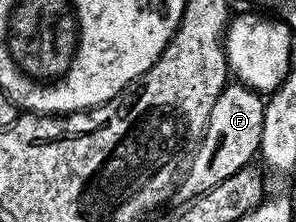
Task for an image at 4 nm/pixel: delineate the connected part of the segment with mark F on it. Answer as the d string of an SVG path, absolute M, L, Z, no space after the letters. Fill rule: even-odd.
M225 85L218 100L214 100L214 108L210 108L208 129L205 130L204 137L195 147L194 153L175 187L175 197L180 197L181 203L197 198L202 192L214 188L214 184L222 184L222 180L226 180L226 176L234 176L234 172L245 169L251 163L248 161L252 157L254 159L257 157L262 140L265 99L249 86L232 85Z

